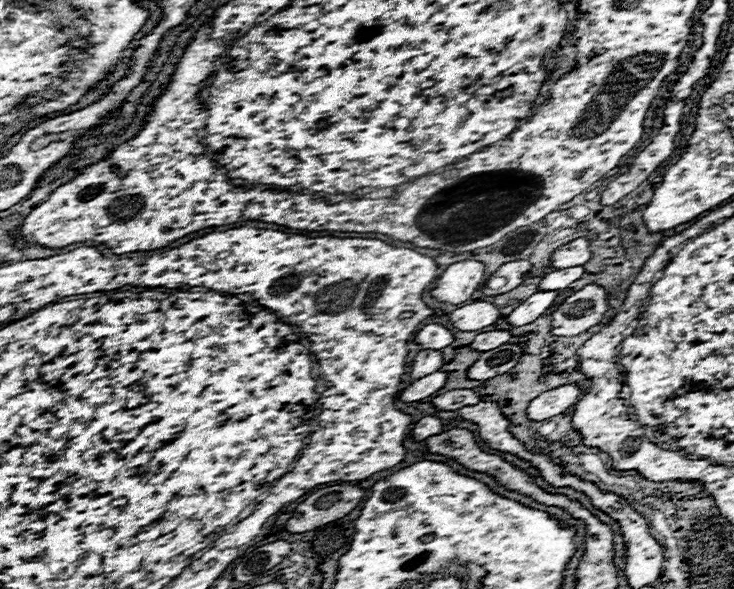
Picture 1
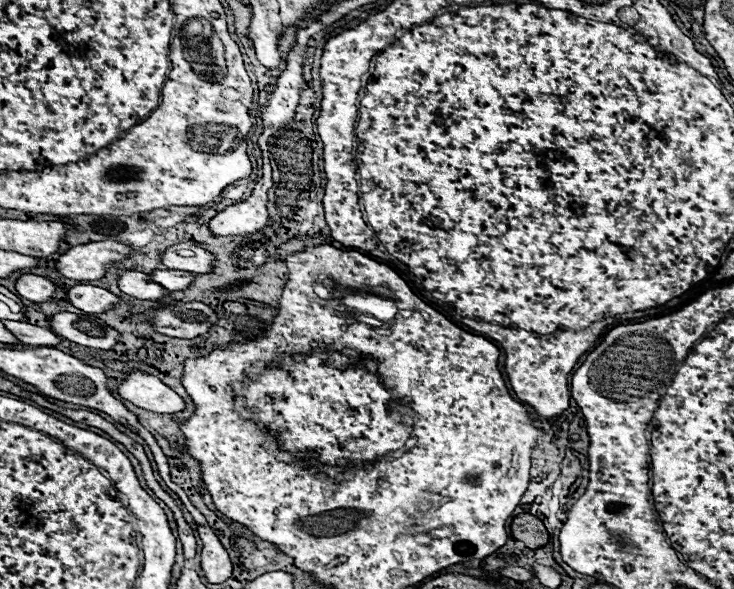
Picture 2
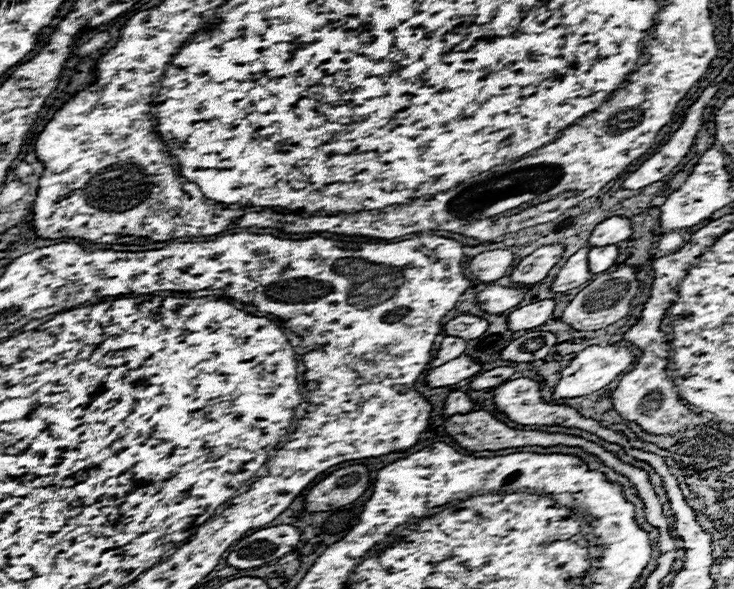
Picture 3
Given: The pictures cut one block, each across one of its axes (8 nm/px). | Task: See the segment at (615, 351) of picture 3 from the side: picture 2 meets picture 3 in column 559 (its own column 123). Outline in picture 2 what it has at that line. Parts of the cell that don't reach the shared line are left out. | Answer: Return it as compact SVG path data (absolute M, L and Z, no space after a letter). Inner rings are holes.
M140 370L130 372L128 378L118 386L118 392L134 406L156 414L176 414L186 408L184 400L174 390L162 384L156 376Z

